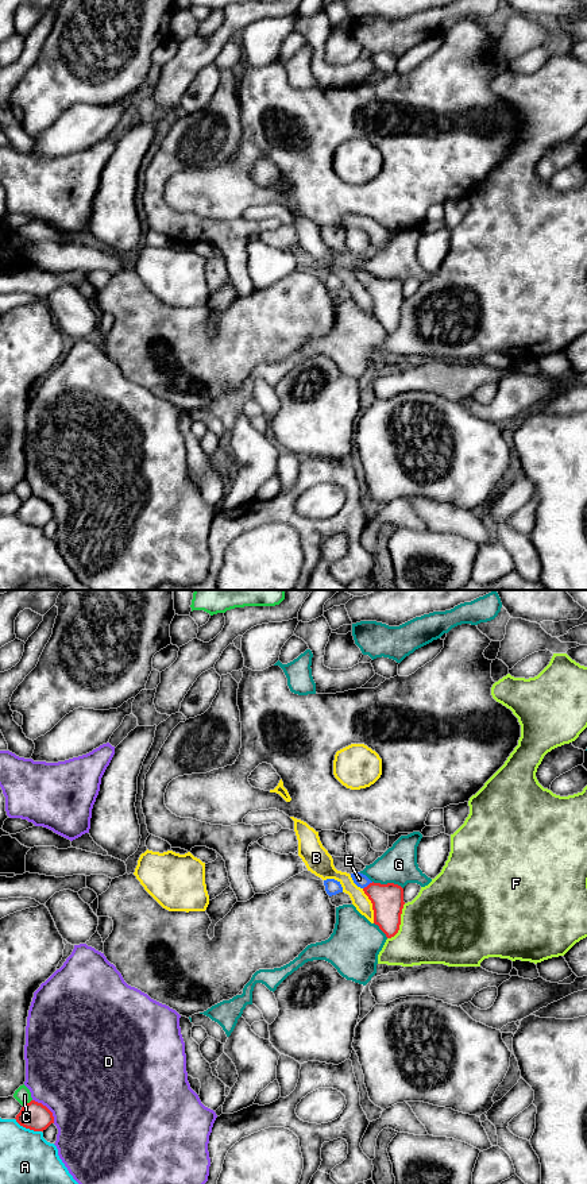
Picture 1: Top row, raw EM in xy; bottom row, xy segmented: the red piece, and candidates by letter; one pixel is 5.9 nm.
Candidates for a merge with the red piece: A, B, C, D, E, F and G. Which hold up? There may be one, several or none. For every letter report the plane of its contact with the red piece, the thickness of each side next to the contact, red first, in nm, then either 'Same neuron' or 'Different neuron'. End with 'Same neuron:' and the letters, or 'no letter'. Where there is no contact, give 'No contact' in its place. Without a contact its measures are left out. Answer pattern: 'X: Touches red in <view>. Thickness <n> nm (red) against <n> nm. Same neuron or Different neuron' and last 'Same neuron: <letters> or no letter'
A: Touches red in xy. Thickness 170 nm (red) against 360 nm. Different neuron
B: Touches red in xy. Thickness 190 nm (red) against 100 nm. Different neuron
C: Touches red in xy. Thickness 170 nm (red) against 90 nm. Different neuron
D: Touches red in xy. Thickness 170 nm (red) against 500 nm. Different neuron
E: Touches red in xy. Thickness 190 nm (red) against 80 nm. Same neuron
F: Touches red in xy. Thickness 190 nm (red) against 460 nm. Different neuron
G: Touches red in xy. Thickness 190 nm (red) against 220 nm. Different neuron
Same neuron: E

